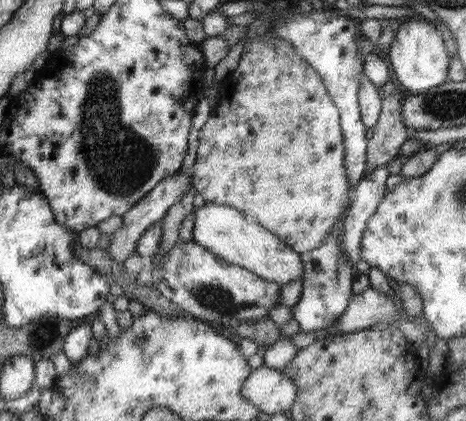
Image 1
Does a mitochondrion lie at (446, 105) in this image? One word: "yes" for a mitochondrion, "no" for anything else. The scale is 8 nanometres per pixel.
yes

